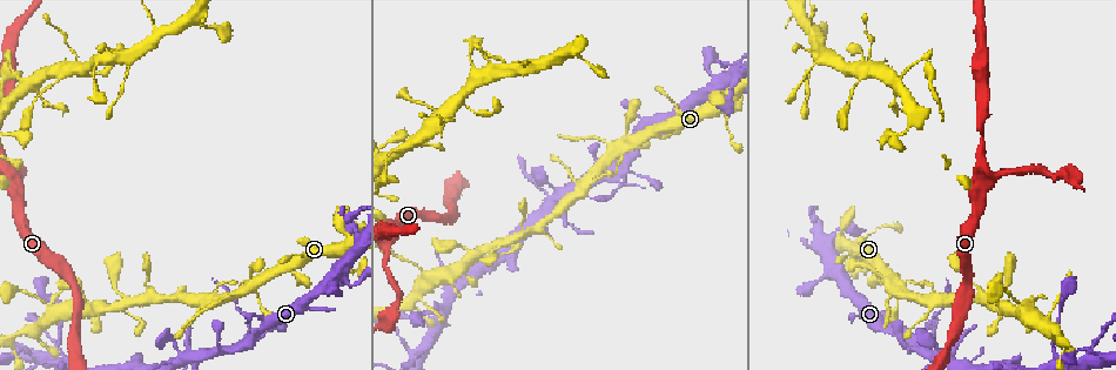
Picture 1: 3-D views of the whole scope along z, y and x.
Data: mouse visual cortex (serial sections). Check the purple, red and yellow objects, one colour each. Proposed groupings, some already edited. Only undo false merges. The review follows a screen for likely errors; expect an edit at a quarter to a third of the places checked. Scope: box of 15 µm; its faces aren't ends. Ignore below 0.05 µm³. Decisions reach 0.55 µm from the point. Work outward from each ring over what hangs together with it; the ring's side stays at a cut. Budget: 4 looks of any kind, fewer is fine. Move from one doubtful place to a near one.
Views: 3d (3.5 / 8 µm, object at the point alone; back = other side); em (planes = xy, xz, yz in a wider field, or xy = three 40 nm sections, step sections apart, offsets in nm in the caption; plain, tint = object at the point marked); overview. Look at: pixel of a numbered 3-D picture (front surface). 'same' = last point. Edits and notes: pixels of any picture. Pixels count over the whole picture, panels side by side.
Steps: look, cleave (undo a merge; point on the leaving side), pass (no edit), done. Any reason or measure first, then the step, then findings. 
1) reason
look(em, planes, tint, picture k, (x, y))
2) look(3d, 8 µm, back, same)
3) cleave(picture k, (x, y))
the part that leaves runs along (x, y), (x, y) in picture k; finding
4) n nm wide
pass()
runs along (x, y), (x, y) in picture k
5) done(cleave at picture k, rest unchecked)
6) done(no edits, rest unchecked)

look(3d, 8 µm, picture 1, (441, 310))

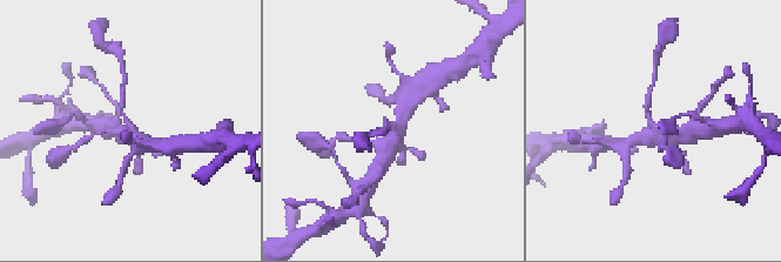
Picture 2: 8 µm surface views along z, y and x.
3 arms; arms of 200, 350, 400 nm
look(em, xy, step 5, tint, picture 2, (129, 126))

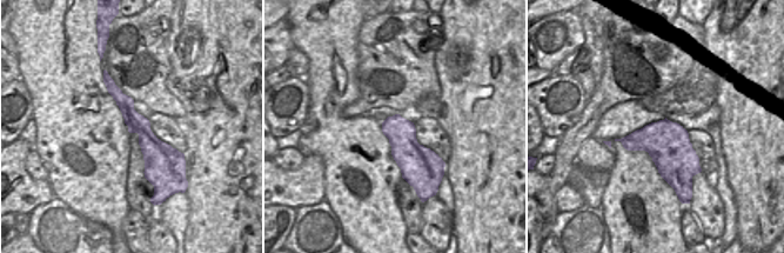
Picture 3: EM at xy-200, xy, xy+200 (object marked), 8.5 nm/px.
pass()
runs along (106, 77), (153, 148), (153, 179) in picture 3; all the same cell

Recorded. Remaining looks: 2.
three-way junction
look(3d, 3.5 µm, picture 1, (16, 175))

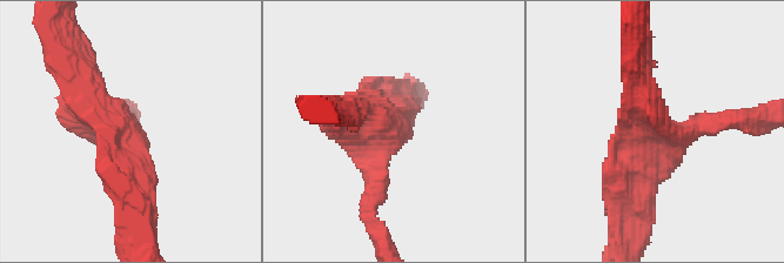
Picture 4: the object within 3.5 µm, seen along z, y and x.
shape alone is not enough
look(em, xy, step 2, tint, picture 4, (125, 136))

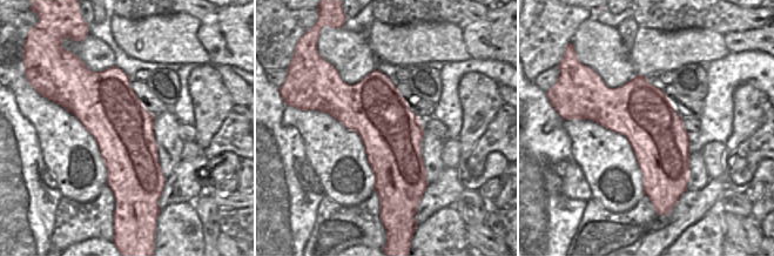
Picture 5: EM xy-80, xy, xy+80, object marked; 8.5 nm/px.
500 nm wide
pass()
runs along (135, 209), (128, 143), (71, 79) in picture 4; one cell here

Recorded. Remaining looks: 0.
done(no edits, rest unchecked)

